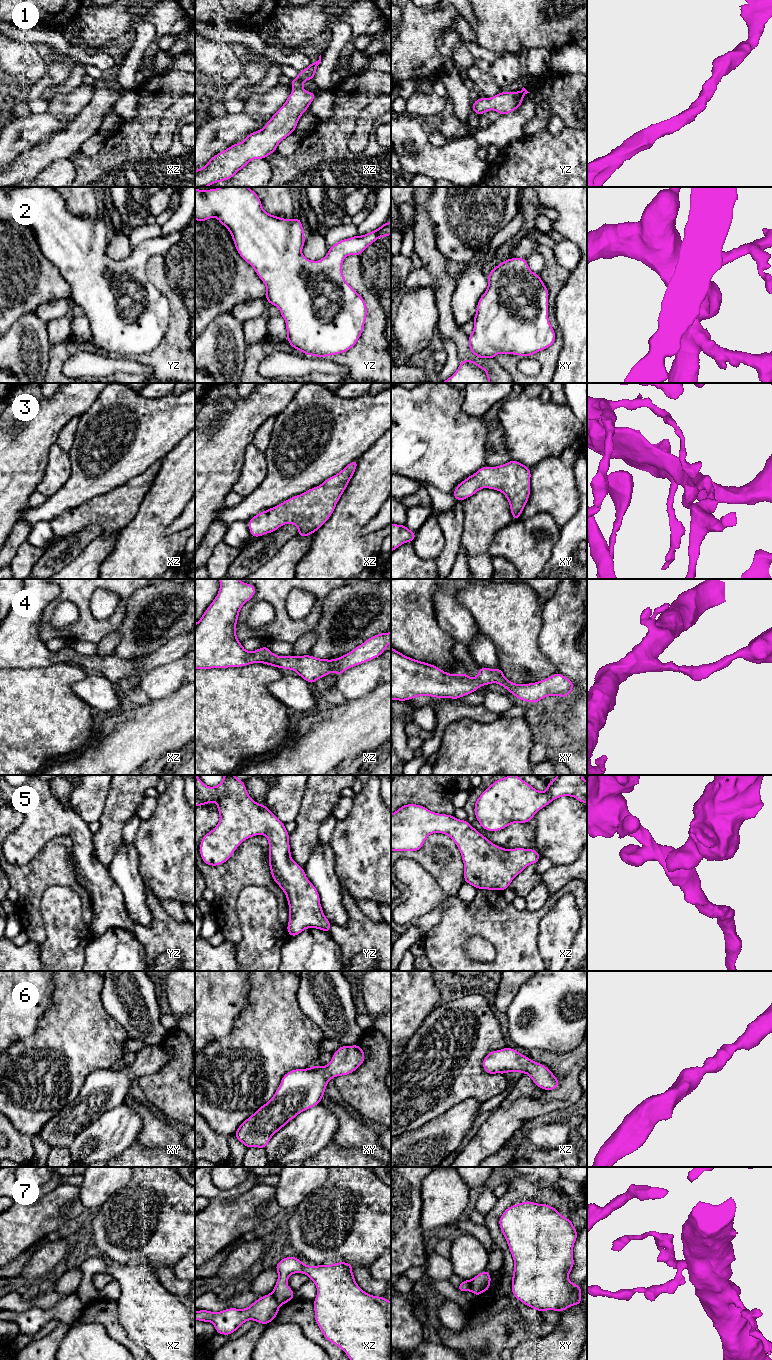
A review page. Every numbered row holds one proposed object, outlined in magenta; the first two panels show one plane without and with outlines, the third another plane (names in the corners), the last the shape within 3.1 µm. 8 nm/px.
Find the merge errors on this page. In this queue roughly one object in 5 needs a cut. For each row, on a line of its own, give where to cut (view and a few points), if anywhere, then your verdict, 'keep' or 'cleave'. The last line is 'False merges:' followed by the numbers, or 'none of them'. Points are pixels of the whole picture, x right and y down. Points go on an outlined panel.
1: no cut; keep
2: no cut; keep
3: no cut; keep
4: no cut; keep
5: no cut; keep
6: no cut; keep
7: cut in xz along (271, 1293), (280, 1305); cleave
False merges: 7

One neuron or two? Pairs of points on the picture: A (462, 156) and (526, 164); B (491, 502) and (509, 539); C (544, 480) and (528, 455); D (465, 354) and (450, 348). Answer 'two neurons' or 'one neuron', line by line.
A: two neurons
B: two neurons
C: two neurons
D: two neurons

